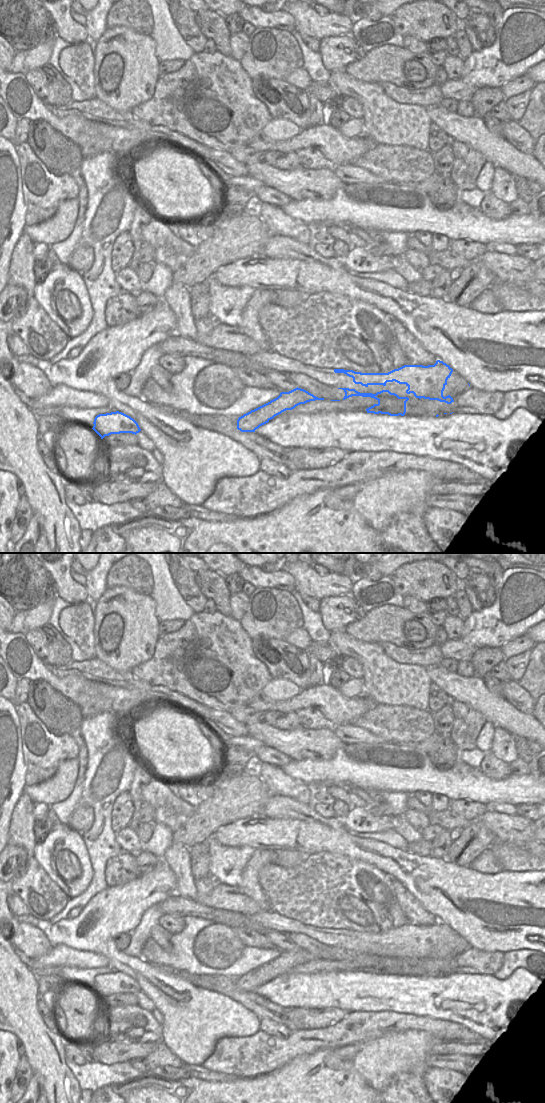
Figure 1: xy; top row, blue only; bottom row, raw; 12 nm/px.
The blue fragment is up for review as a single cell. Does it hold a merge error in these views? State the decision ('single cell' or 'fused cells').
single cell

